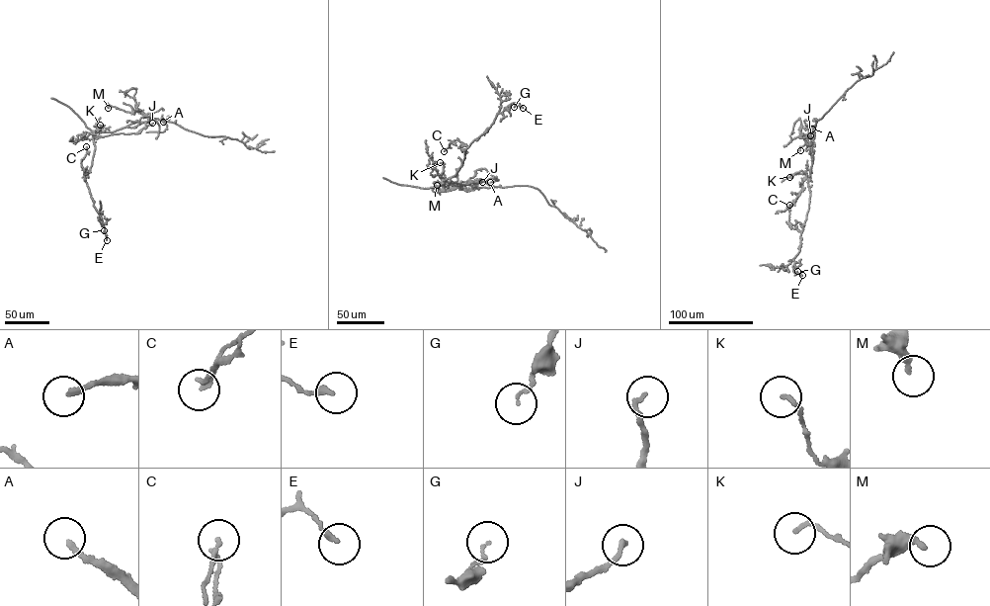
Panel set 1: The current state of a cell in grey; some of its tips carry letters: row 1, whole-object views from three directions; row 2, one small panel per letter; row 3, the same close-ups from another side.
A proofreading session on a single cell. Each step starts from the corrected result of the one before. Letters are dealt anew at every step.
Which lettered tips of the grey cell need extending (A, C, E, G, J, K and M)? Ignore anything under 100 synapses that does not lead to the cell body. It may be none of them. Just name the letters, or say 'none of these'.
none of these

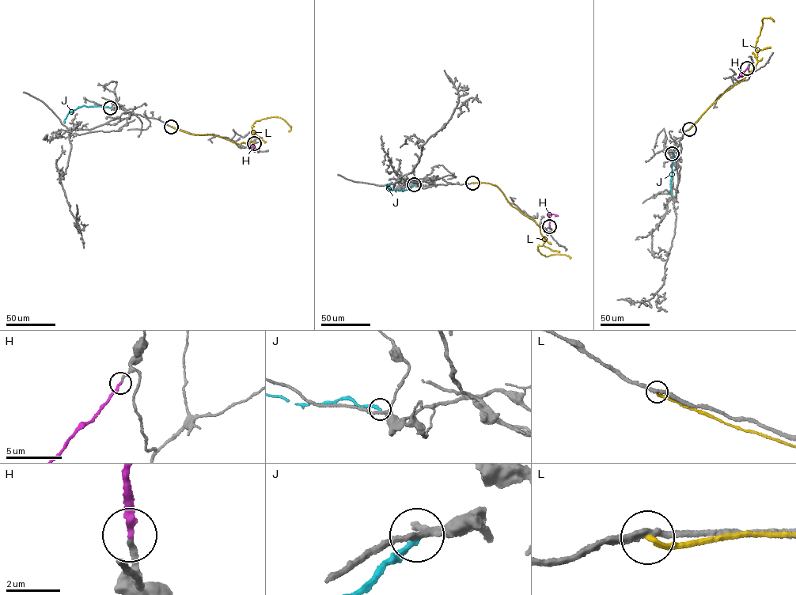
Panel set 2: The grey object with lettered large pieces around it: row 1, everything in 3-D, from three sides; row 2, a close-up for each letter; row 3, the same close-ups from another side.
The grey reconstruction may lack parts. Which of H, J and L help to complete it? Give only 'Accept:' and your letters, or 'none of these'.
Accept: H

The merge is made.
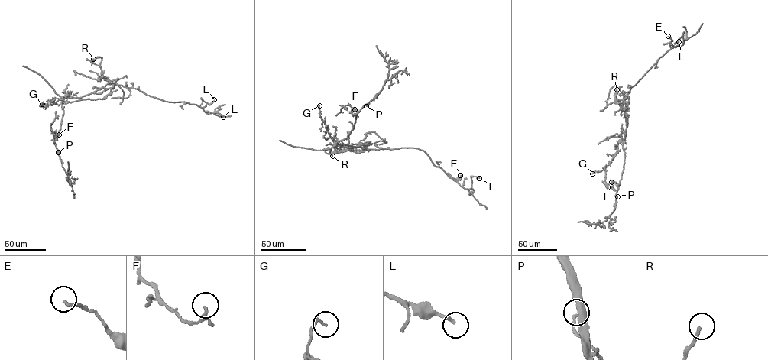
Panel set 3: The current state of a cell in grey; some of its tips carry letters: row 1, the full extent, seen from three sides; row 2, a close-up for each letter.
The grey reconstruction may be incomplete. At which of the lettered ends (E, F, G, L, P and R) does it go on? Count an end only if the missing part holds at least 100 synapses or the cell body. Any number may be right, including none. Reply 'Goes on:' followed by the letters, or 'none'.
Goes on: none

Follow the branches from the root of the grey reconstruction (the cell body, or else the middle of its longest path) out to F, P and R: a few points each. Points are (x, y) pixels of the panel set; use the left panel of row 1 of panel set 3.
F: (95, 91), (79, 98), (66, 97), (63, 99), (60, 129), (53, 141), (56, 133), (59, 134)
P: (95, 91), (79, 98), (66, 97), (63, 99), (60, 129), (53, 141), (58, 152)
R: (95, 91), (112, 89), (114, 85), (102, 78), (100, 67), (92, 63), (93, 59)

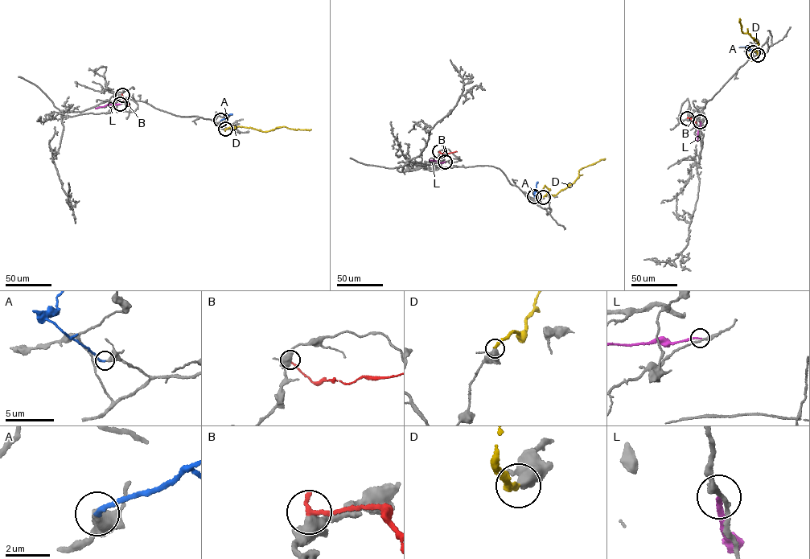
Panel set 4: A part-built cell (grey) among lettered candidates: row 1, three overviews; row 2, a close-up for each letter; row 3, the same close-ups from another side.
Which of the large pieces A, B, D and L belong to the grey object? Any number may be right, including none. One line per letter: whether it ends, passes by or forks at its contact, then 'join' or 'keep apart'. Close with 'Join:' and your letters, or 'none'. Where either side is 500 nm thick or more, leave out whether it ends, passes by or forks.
A: it ends; join
B: it ends; keep apart
D: it ends; keep apart
L: it ends; keep apart
Join: A

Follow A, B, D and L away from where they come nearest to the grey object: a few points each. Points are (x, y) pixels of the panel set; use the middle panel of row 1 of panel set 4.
A: (534, 196), (537, 182)
B: (439, 151), (445, 154), (457, 151)
D: (543, 196), (547, 193), (554, 195), (573, 182), (580, 169), (605, 158)
L: (445, 162), (429, 160)

